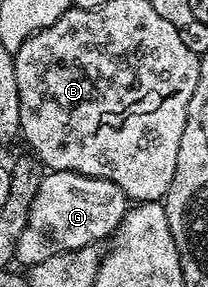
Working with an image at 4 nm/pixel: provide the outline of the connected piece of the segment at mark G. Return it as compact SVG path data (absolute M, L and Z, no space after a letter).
M50 172L39 182L39 194L31 202L31 210L27 214L27 224L23 226L23 234L19 234L17 243L16 263L32 266L51 258L54 254L63 254L67 250L79 250L88 244L95 244L112 237L118 225L125 217L127 198L115 182L103 178L91 178L78 172Z

